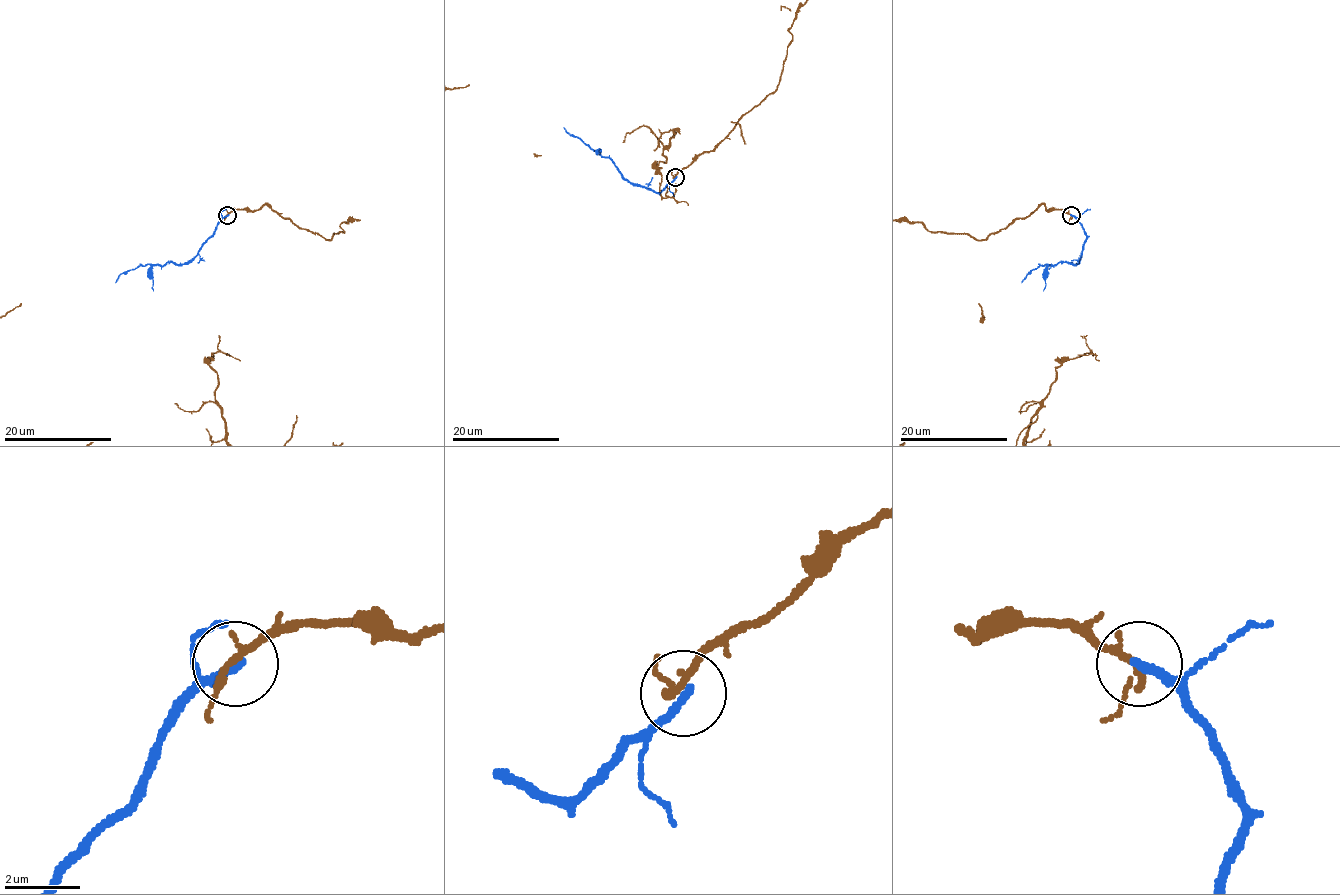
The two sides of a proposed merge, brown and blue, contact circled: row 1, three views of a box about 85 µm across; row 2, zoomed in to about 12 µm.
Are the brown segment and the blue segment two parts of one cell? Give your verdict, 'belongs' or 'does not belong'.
does not belong

